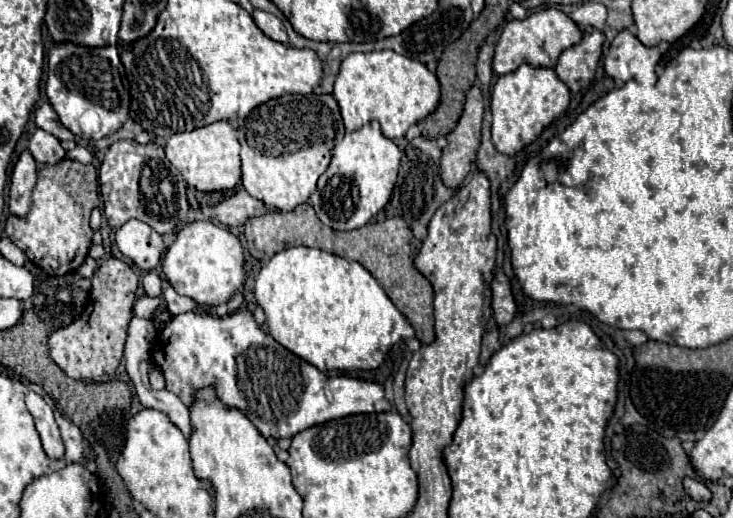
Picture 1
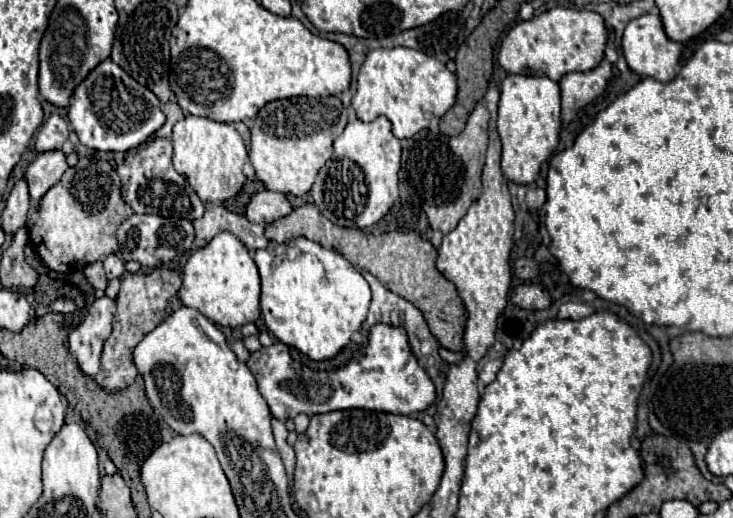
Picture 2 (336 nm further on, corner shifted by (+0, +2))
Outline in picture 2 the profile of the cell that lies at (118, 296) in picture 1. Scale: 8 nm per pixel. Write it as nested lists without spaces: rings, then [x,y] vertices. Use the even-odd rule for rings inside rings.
[[[165,268],[153,270],[149,274],[143,274],[143,272],[125,274],[121,278],[121,290],[119,290],[117,300],[115,300],[117,302],[117,314],[113,320],[113,334],[105,342],[103,356],[101,356],[101,370],[95,376],[95,382],[103,390],[113,392],[119,388],[127,388],[135,380],[137,368],[133,364],[133,350],[143,340],[143,336],[147,332],[151,332],[163,320],[167,302],[171,296],[177,294],[179,288],[181,288],[181,276],[177,272],[165,270]],[[141,328],[145,328],[145,332]]]

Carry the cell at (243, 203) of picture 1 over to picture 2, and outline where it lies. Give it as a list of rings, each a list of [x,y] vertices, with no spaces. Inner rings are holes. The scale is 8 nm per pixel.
[[[261,190],[257,192],[245,208],[245,218],[255,224],[269,224],[291,212],[291,202],[281,192]]]

